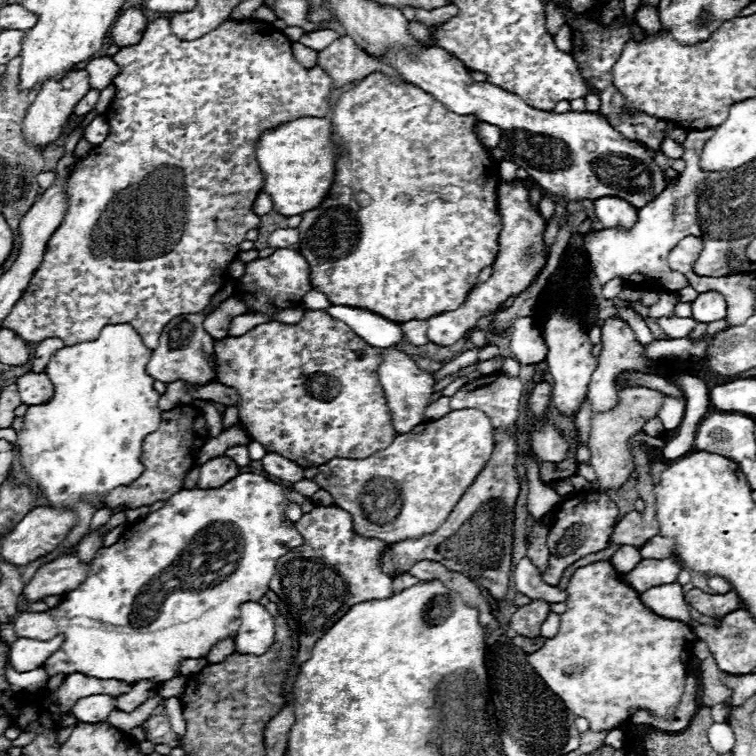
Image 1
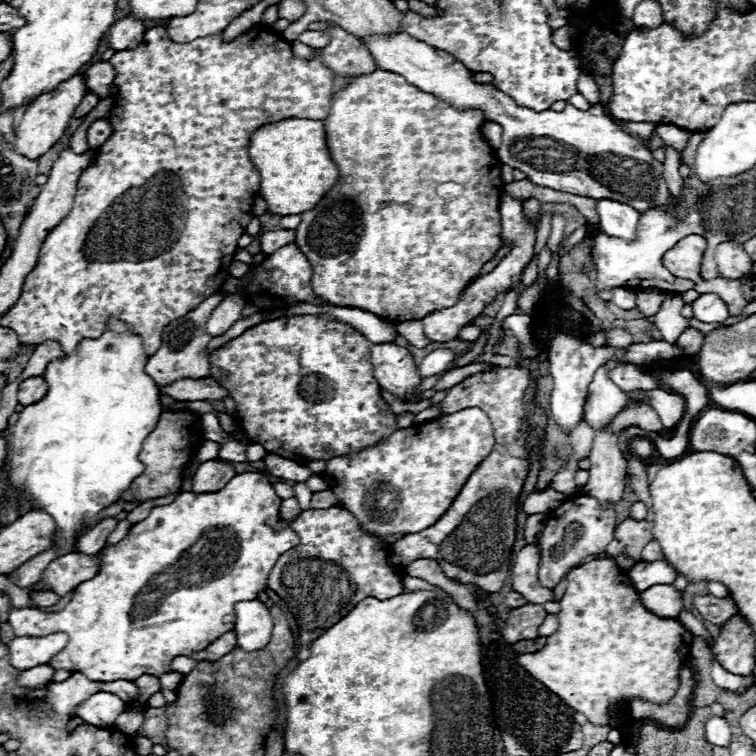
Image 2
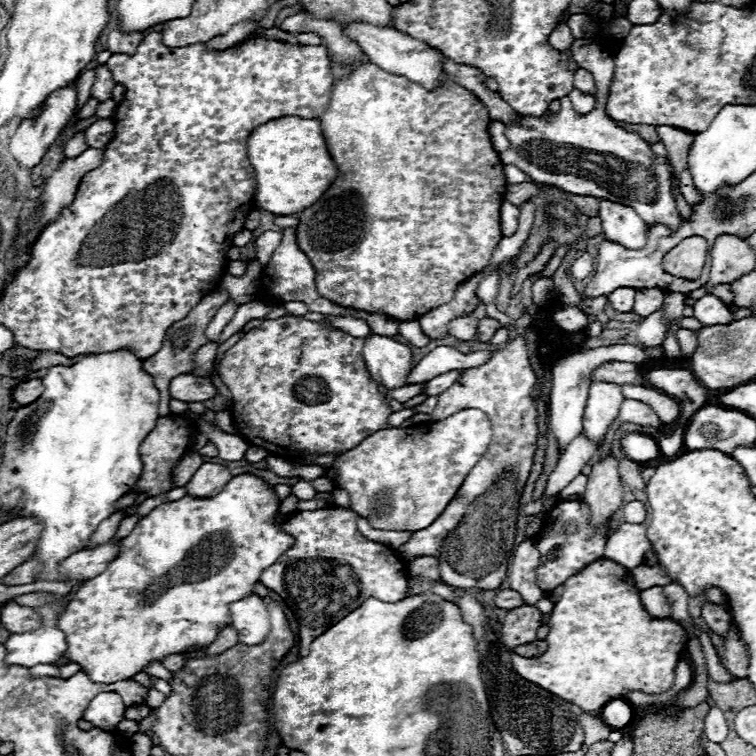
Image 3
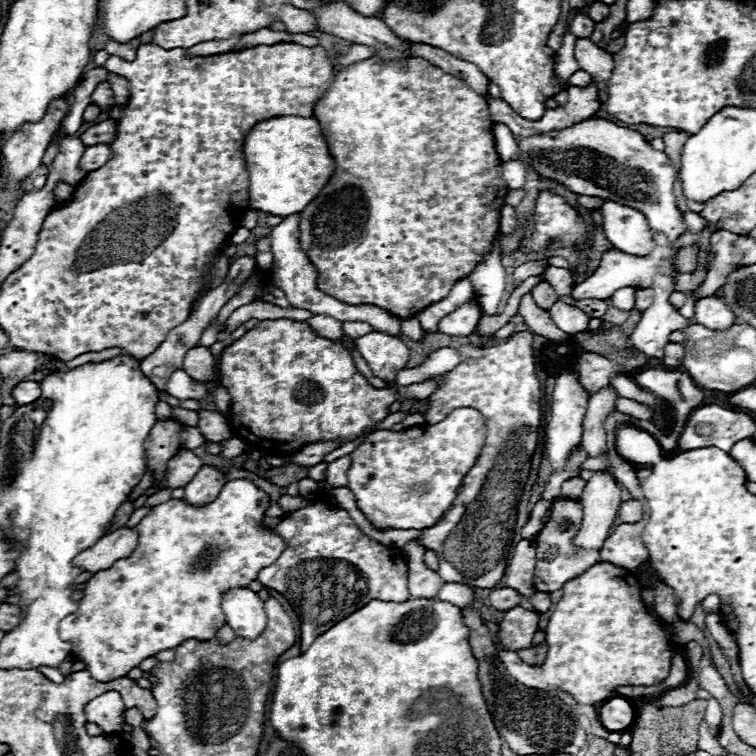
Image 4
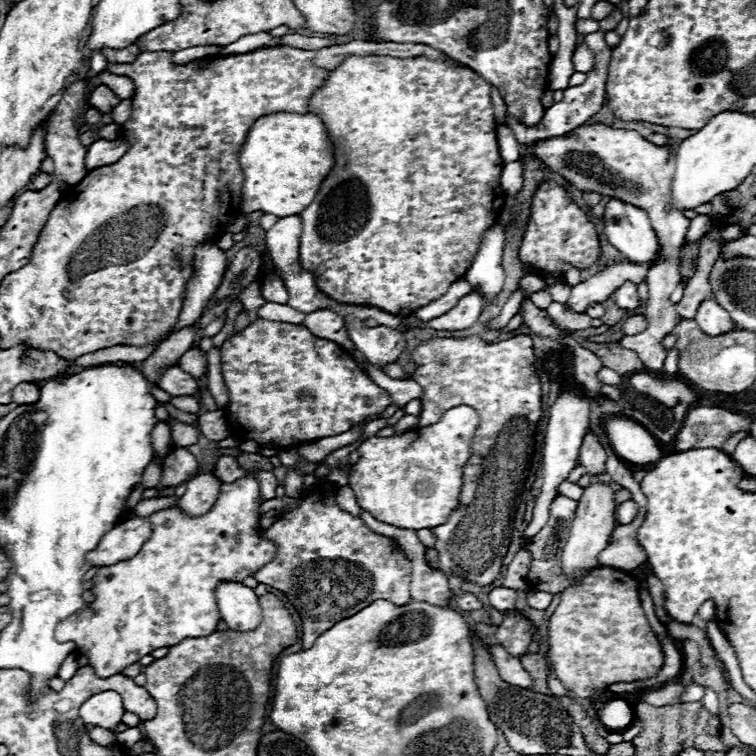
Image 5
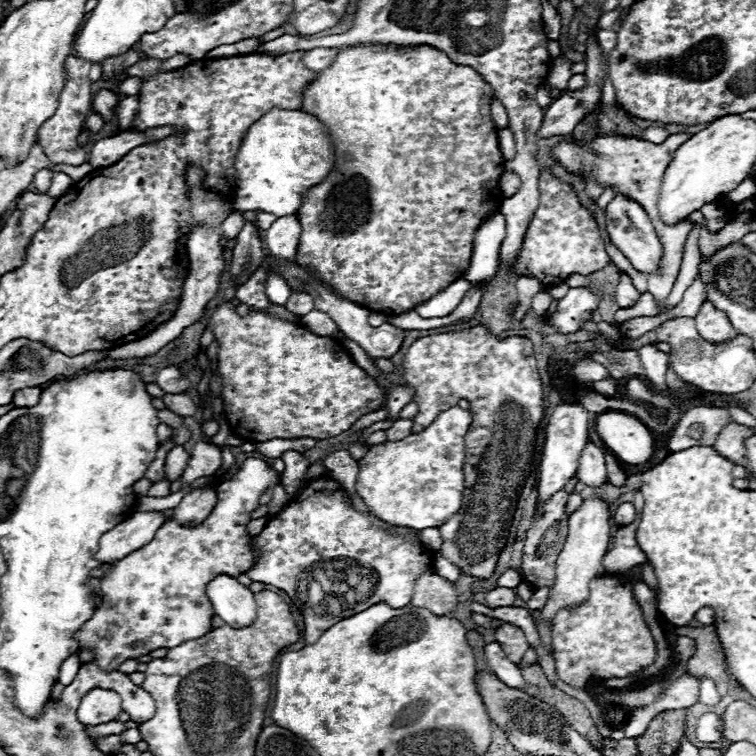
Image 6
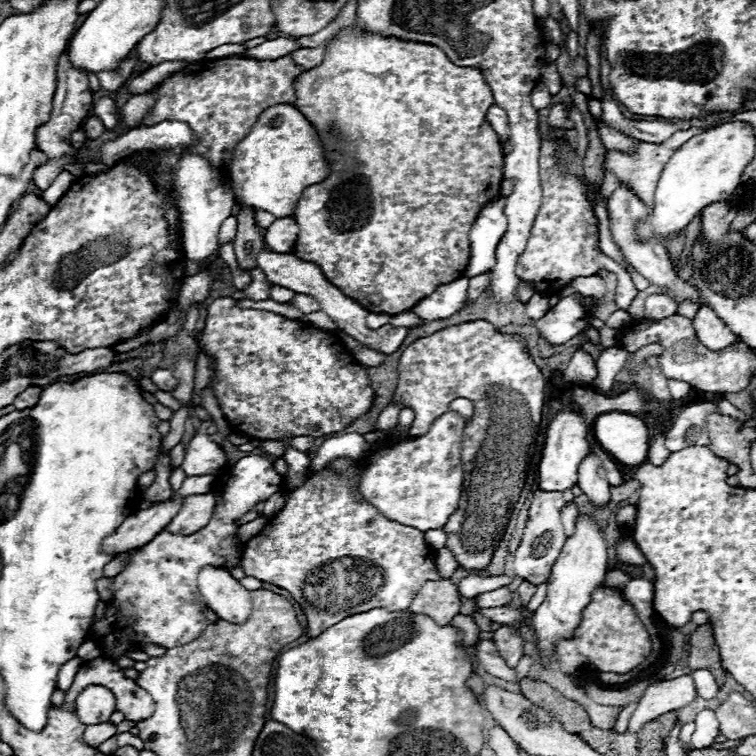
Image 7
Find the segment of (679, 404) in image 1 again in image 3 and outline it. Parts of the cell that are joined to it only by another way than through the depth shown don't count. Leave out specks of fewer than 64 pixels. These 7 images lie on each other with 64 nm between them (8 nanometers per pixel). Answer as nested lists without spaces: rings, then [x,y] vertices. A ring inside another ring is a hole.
[[[622,384],[622,396],[624,398],[630,398],[630,400],[640,400],[644,404],[648,404],[650,408],[656,410],[656,414],[660,416],[662,422],[670,424],[674,422],[674,418],[678,418],[678,402],[660,394],[658,390],[652,390],[652,388],[644,388],[644,386],[632,386],[632,384]]]

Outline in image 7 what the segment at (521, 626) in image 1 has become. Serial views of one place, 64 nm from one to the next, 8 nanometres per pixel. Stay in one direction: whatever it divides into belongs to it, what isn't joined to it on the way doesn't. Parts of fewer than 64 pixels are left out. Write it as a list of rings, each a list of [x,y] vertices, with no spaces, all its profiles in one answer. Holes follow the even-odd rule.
[[[502,626],[502,628],[498,628],[494,632],[492,640],[494,640],[496,648],[498,648],[498,654],[506,660],[506,664],[510,668],[516,668],[518,662],[520,662],[520,658],[522,658],[522,654],[524,654],[522,652],[522,644],[524,644],[522,636],[518,632]]]

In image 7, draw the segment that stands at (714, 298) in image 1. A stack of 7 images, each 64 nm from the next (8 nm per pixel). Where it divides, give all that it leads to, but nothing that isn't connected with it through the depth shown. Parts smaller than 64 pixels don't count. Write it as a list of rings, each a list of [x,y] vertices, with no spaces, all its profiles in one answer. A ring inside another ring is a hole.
[[[708,304],[702,306],[694,316],[692,328],[696,332],[696,338],[712,352],[724,350],[738,340],[738,336],[732,334],[732,330],[714,314],[714,310]]]

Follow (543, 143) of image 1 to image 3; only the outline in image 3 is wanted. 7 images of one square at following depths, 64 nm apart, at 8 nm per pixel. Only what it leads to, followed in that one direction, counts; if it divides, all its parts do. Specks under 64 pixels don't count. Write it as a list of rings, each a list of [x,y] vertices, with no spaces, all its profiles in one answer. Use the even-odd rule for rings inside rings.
[[[352,22],[348,26],[340,24],[340,28],[344,30],[344,34],[354,40],[360,48],[364,48],[364,52],[368,54],[368,60],[374,62],[376,66],[388,70],[388,72],[394,72],[394,74],[404,74],[406,78],[410,78],[412,82],[420,82],[422,86],[426,88],[434,88],[436,80],[440,76],[446,76],[450,78],[448,74],[444,74],[442,66],[440,66],[440,60],[444,58],[442,52],[426,46],[424,42],[420,40],[414,40],[410,38],[408,34],[402,34],[394,28],[378,28],[378,26],[372,26],[372,24],[366,24],[366,22]],[[574,40],[570,50],[578,66],[594,76],[596,108],[586,116],[578,116],[572,106],[562,106],[550,122],[544,120],[546,116],[522,116],[520,124],[506,128],[510,150],[500,154],[502,164],[514,164],[534,182],[552,184],[570,194],[594,196],[632,206],[646,224],[662,224],[676,234],[682,218],[672,194],[668,160],[656,156],[640,134],[616,126],[616,122],[604,112],[614,74],[614,54],[608,48],[598,46],[594,40]]]

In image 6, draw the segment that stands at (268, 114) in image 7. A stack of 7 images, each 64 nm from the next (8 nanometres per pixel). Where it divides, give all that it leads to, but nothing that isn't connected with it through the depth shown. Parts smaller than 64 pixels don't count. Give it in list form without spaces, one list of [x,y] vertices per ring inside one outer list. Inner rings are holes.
[[[272,108],[270,112],[266,112],[260,120],[256,120],[250,130],[246,132],[236,160],[234,160],[234,168],[236,168],[236,194],[234,194],[234,206],[236,210],[262,210],[262,212],[270,212],[276,214],[278,218],[282,216],[292,216],[298,212],[300,204],[302,204],[302,194],[320,184],[332,170],[334,166],[334,156],[332,156],[332,146],[330,140],[326,138],[326,126],[322,126],[322,122],[318,122],[314,116],[302,112],[302,110],[284,110],[284,108]]]

